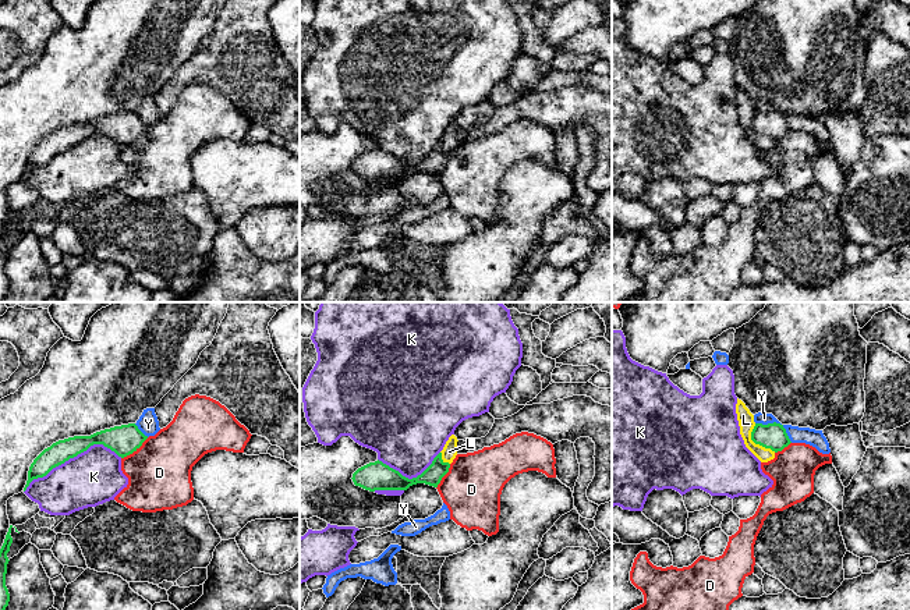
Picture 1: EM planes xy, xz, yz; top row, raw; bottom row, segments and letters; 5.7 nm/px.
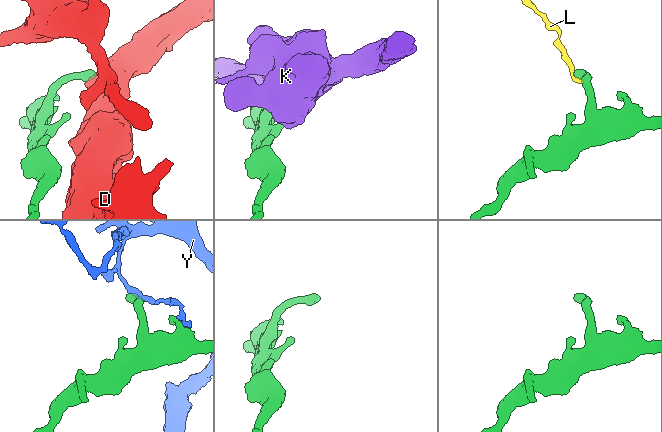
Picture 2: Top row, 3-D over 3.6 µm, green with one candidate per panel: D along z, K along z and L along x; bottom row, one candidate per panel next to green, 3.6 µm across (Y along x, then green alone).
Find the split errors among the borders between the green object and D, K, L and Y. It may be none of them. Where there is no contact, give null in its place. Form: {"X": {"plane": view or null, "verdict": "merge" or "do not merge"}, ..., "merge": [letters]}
{"D": {"plane": "xy", "verdict": "do not merge"}, "K": {"plane": "xy", "verdict": "do not merge"}, "L": {"plane": "yz", "verdict": "do not merge"}, "Y": {"plane": "yz", "verdict": "do not merge"}, "merge": []}

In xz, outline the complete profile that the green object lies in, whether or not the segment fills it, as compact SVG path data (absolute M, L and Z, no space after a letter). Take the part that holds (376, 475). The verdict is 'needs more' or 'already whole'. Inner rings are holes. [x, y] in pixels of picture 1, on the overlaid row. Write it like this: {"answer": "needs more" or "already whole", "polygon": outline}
{"answer": "already whole", "polygon": "M439 453L432 464L417 478L408 479L399 471L390 468L382 461L369 462L358 468L353 474L353 482L365 490L407 490L410 486L417 483L425 483L438 487L442 478L449 472L450 464L442 460Z"}

